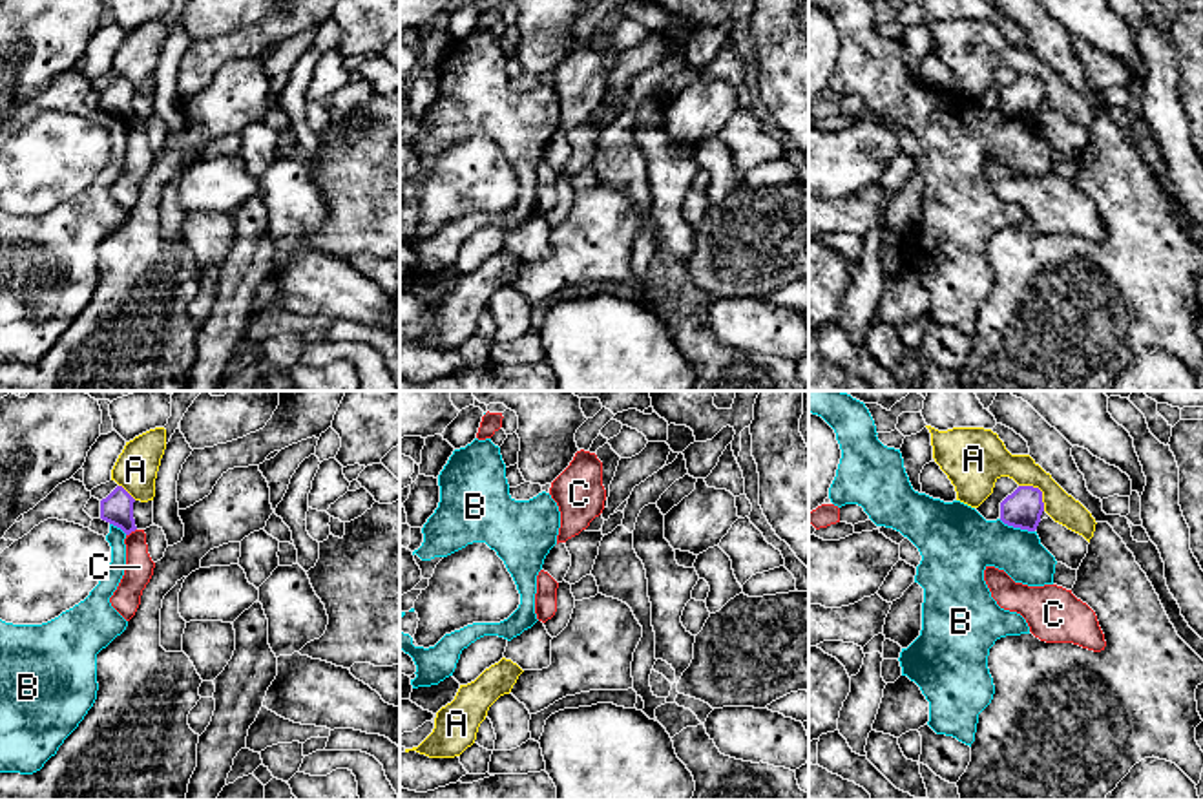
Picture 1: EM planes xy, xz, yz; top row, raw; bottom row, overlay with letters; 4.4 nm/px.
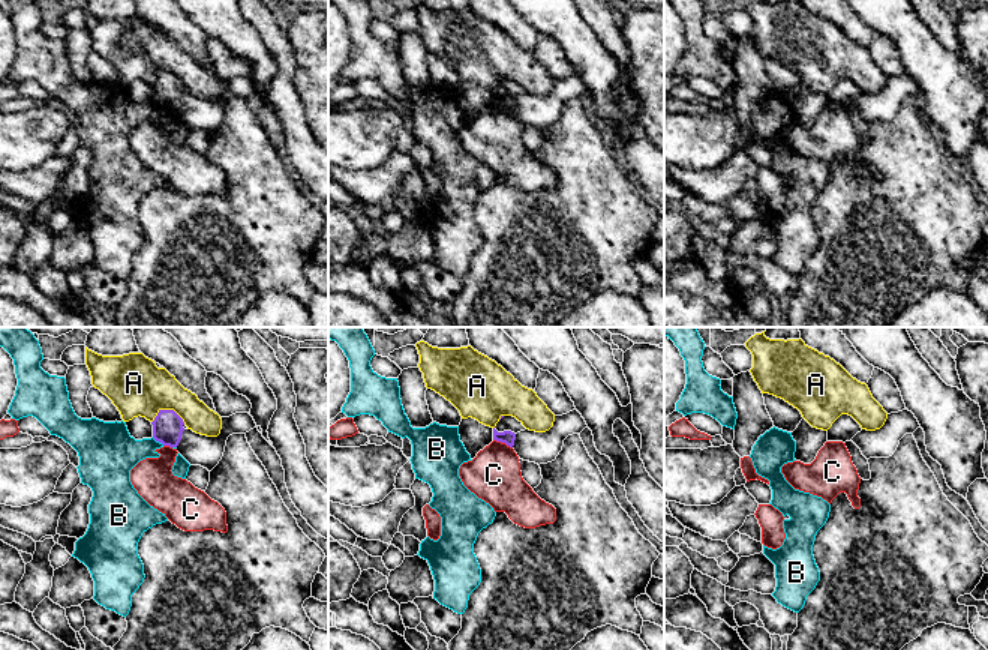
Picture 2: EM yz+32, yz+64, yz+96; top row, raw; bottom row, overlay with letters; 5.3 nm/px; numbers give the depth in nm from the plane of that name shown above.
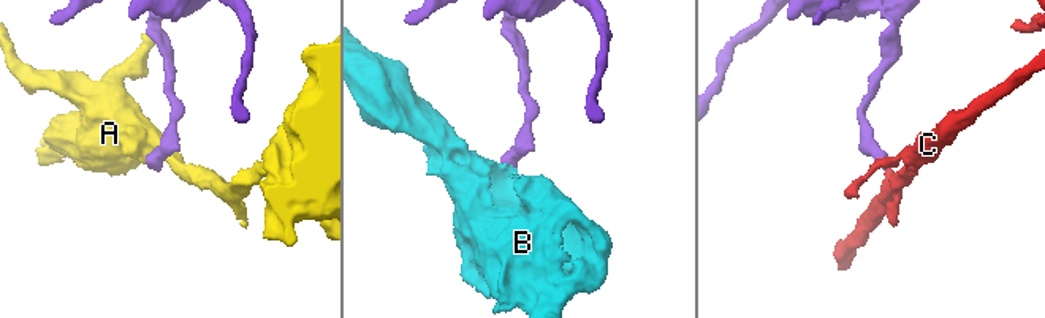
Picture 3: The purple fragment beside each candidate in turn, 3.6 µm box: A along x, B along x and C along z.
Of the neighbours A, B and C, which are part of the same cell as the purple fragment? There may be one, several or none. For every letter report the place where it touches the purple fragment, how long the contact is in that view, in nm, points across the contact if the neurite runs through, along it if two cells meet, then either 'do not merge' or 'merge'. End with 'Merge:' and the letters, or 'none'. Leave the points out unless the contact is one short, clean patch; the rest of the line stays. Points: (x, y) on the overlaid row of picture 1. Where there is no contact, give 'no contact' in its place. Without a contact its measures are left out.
A: contact yz (1039, 490); length 170 nm; border yz (1019, 484), (1037, 488), (1045, 510); do not merge
B: contact yz (1017, 526); length 170 nm; border yz (999, 519), (1034, 532); do not merge
C: contact xy (130, 532); length 60 nm; border xy (135, 528), (126, 536); do not merge
Merge: none

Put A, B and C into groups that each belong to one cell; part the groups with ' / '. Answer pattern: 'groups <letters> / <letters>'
groups A / B / C

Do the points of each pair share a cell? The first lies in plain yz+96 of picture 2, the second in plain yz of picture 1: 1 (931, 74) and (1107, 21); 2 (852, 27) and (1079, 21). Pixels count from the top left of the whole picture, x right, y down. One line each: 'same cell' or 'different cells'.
1: same cell
2: different cells

